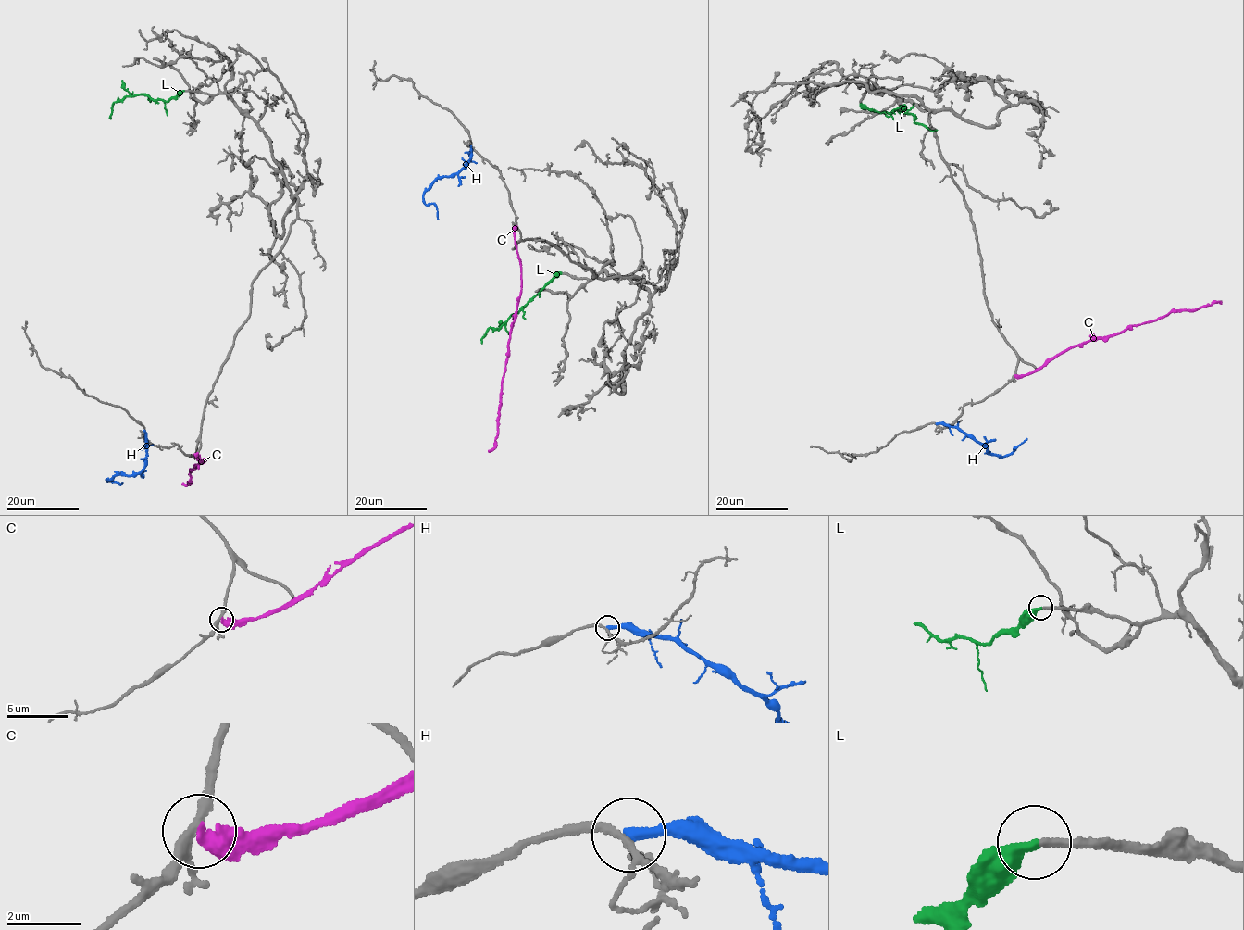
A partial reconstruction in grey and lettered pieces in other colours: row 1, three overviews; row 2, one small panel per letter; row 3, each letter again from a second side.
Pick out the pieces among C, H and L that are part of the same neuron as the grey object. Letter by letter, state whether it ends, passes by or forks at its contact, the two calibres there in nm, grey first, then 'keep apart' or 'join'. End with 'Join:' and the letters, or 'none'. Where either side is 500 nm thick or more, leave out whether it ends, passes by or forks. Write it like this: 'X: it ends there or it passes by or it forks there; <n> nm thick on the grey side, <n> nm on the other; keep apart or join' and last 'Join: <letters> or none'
C: it ends there; 200 nm thick on the grey side, 480 nm on the other; keep apart
H: it ends there; 160 nm thick on the grey side, 300 nm on the other; keep apart
L: it ends there; 240 nm thick on the grey side, 440 nm on the other; join
Join: L

